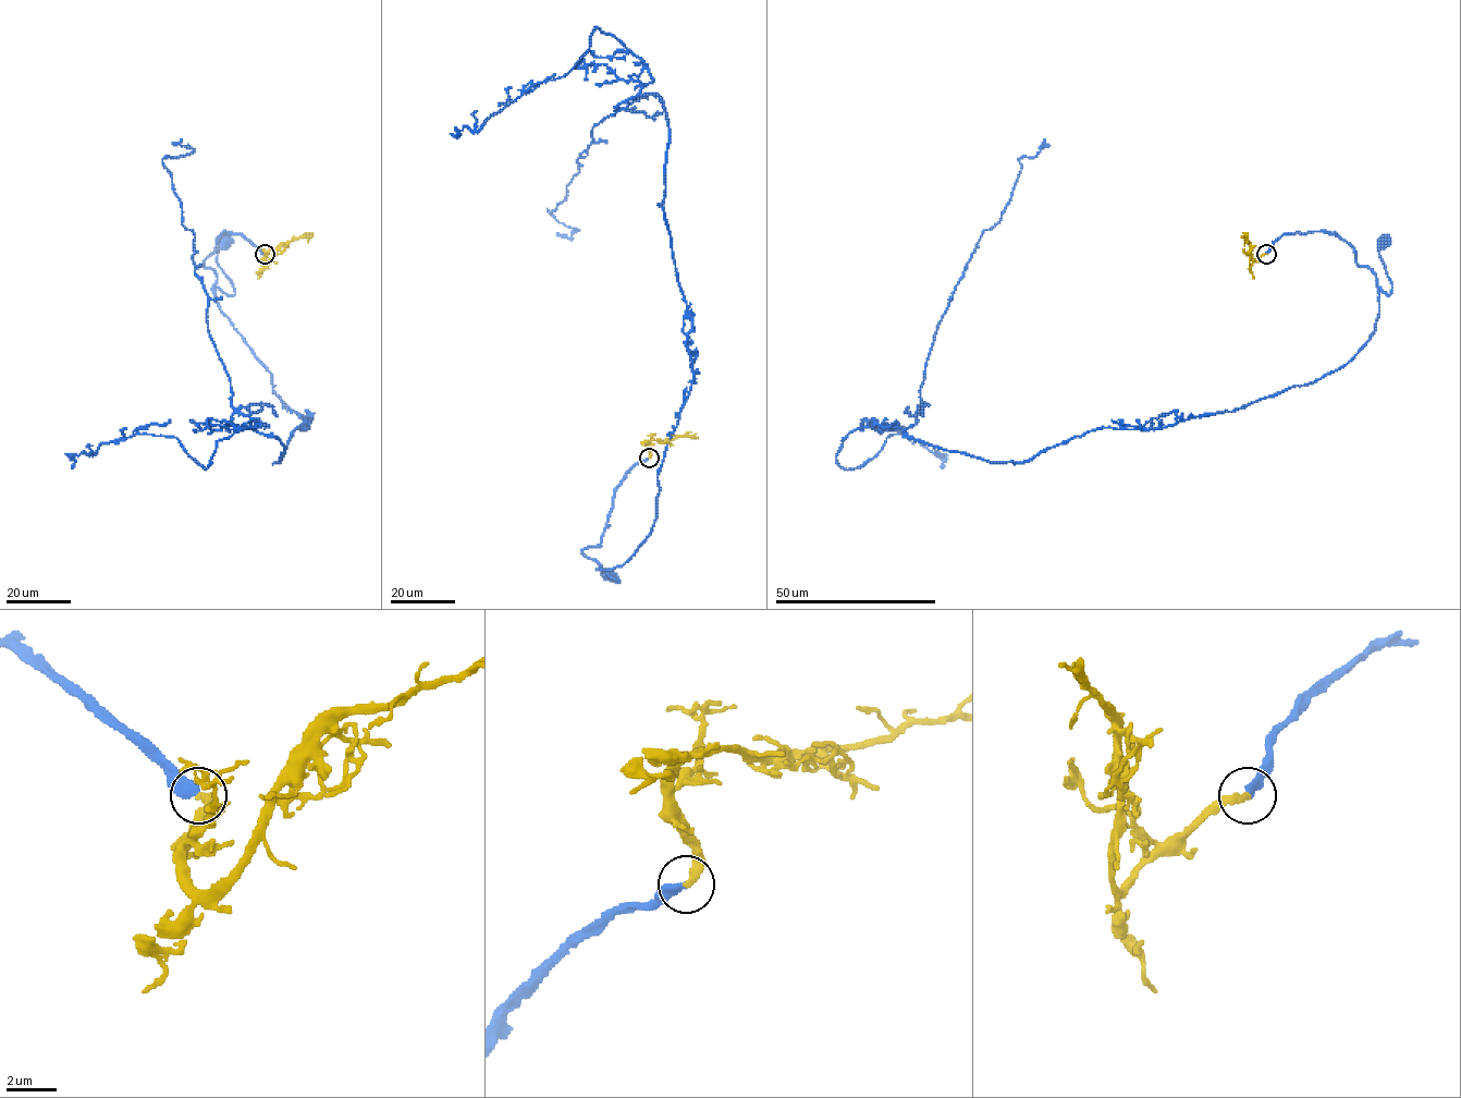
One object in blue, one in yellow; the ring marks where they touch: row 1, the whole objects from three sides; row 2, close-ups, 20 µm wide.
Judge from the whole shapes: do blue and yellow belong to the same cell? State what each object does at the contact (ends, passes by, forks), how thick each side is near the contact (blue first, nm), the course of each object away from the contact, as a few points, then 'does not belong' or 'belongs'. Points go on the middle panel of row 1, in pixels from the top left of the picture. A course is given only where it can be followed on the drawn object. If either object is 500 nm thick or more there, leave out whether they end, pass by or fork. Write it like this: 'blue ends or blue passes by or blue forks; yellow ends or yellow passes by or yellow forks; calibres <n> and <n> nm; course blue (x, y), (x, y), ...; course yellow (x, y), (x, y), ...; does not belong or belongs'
blue ends; yellow ends; calibres 400 and 340 nm; course blue (649, 458), (639, 461), (616, 487), (599, 545), (582, 552), (619, 581), (605, 573); course yellow (649, 458), (648, 442), (652, 439), (685, 436), (698, 438); belongs

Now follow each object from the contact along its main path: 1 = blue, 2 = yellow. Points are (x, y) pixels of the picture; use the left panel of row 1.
1: (265, 254), (241, 234), (221, 235), (197, 265), (224, 293), (234, 293), (218, 263), (221, 241)
2: (265, 254), (265, 266), (284, 243), (314, 232)

